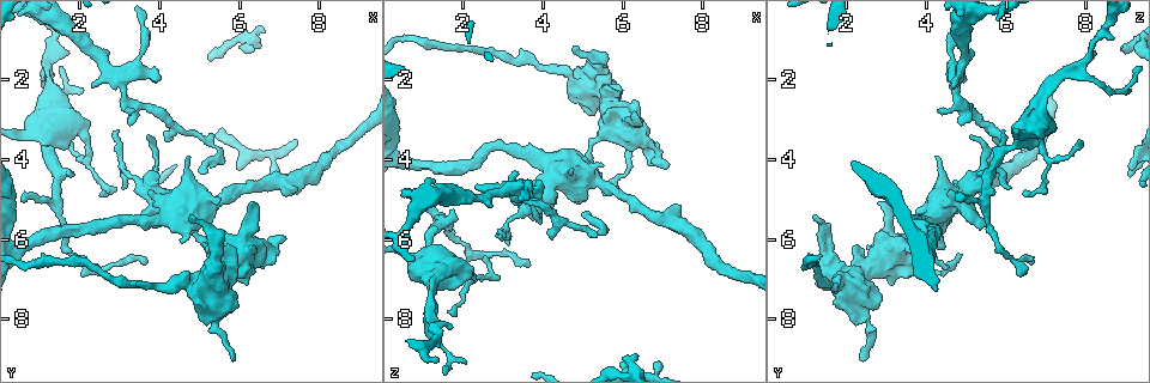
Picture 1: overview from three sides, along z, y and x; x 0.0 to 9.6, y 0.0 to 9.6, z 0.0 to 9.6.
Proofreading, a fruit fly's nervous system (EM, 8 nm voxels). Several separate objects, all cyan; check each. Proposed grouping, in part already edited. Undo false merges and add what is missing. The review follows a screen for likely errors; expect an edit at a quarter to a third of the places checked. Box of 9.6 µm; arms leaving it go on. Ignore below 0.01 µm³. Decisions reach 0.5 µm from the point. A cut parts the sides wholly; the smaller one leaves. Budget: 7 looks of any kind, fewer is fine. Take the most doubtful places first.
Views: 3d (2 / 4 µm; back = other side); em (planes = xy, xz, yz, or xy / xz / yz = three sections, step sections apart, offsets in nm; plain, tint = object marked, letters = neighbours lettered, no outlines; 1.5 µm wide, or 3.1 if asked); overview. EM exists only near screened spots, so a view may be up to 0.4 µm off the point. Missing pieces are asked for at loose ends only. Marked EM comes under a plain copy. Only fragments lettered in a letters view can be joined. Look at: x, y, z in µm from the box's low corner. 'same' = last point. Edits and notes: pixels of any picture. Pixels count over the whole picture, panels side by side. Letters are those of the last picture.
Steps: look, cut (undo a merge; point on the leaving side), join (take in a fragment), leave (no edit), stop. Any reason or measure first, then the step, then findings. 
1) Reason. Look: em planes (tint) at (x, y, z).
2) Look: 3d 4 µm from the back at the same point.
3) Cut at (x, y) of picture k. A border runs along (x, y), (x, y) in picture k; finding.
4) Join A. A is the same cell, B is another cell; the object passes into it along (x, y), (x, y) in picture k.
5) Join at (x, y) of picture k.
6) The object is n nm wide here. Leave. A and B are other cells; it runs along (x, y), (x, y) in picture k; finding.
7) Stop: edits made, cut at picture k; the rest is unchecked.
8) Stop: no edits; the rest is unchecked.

Free end. Look: 3d 2 µm from the back at (7.15, 5.90, 4.20).

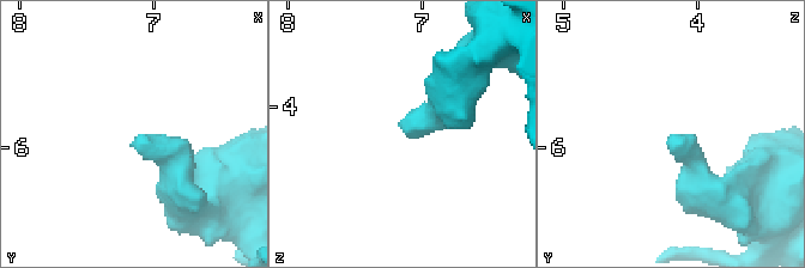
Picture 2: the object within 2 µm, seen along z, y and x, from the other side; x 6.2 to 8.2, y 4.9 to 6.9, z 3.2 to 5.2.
Look: em xz step 4 (letters) at (7.08, 5.98, 4.24).

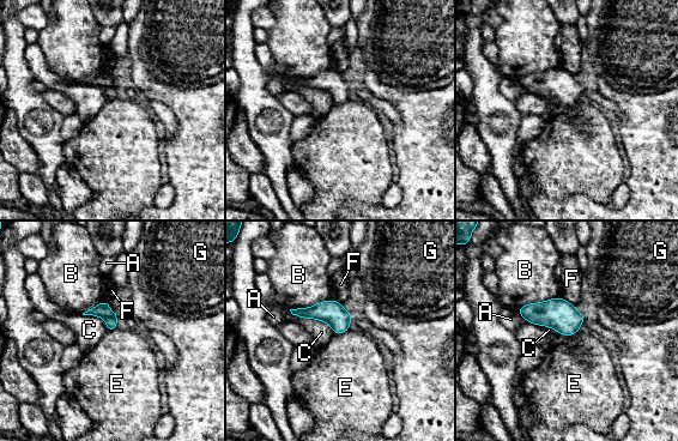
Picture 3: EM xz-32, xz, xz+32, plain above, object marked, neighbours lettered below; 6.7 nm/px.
The longest contact is with C, 360 nm. Leave. A, B, C, E, F and G are other cells; a border runs along (349, 328), (334, 334) in picture 3; no lettered fragment goes on from it.

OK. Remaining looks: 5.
Abrupt turn. Look: 3d 4 µm at (2.05, 6.40, 6.10).

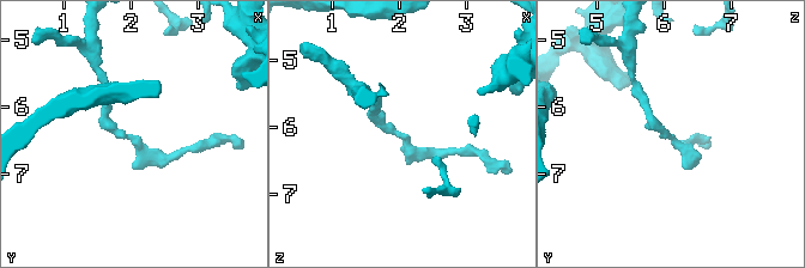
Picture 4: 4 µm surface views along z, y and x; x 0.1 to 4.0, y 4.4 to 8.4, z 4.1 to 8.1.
Shape alone is not enough. Look: em planes (tint) at (2.00, 6.40, 6.10).

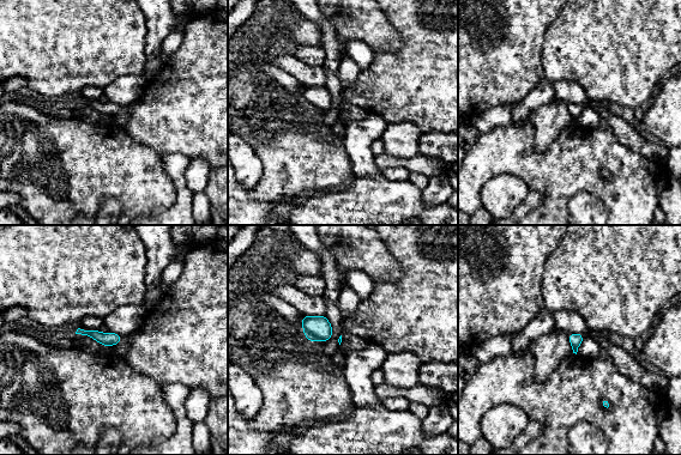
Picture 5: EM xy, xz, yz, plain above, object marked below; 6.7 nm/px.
Look: em planes (letters) at the same point.

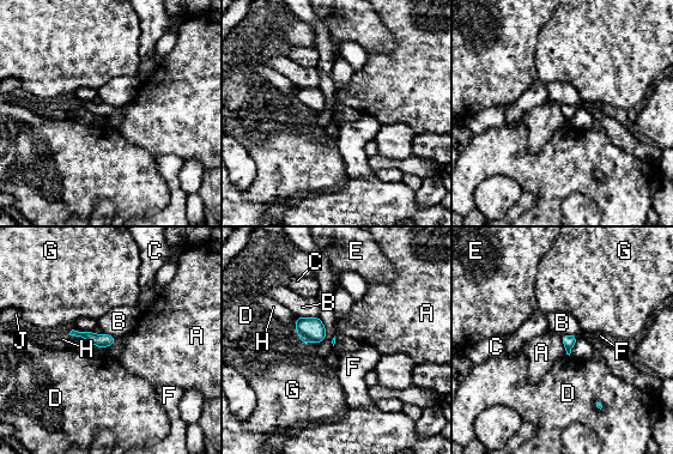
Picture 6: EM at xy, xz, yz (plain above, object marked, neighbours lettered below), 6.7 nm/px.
The longest contact is with B, 150 nm. Leave. A, B, C, D, E, F, G, H and J are other cells; a border runs along (297, 316), (319, 318) in picture 6; one cell here.

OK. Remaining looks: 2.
Look: em planes (letters) at (6.05, 4.20, 9.05).

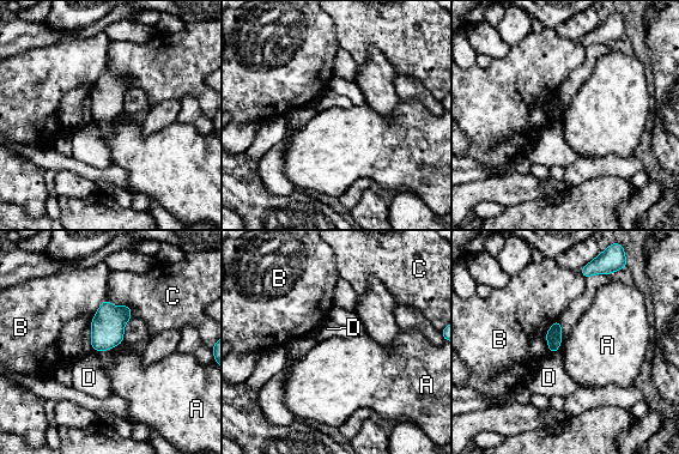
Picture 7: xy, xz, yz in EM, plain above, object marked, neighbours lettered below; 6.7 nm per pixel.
Leave. A, B, C and D are other cells; a border runs along (557, 319), (546, 333), (550, 352) in picture 7; no lettered fragment goes on from it.

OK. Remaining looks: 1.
Stop: no edits; the rest is unchecked.

